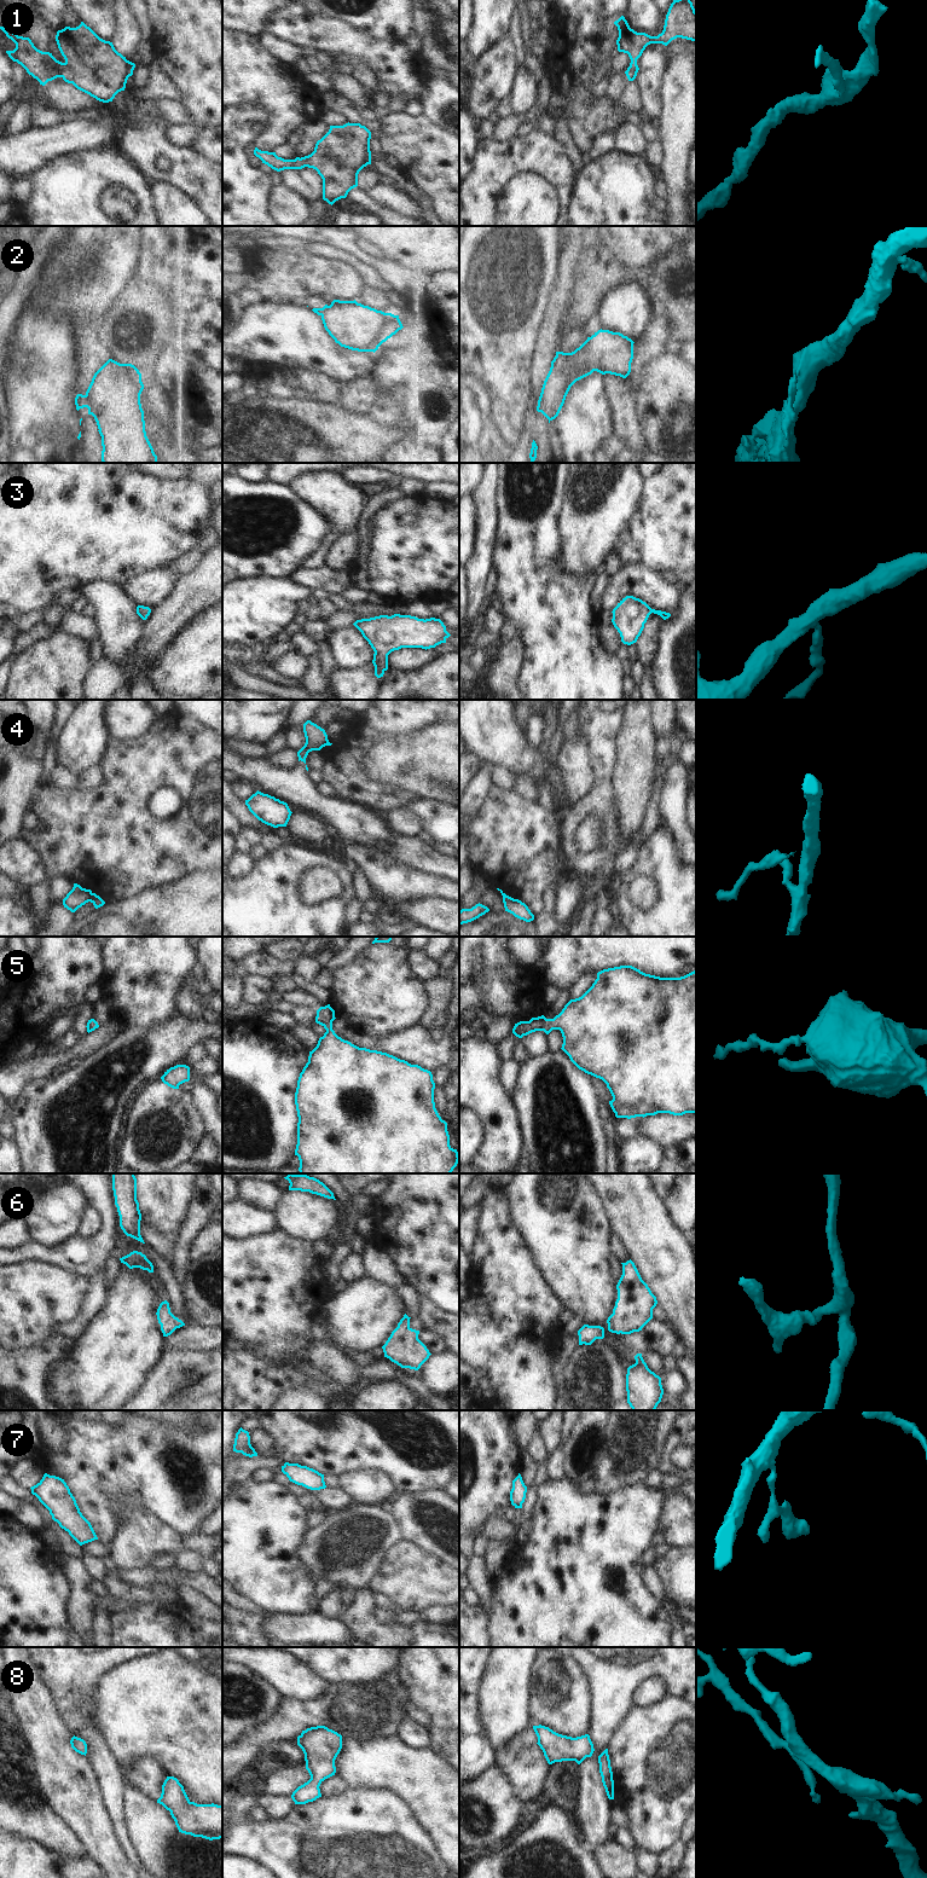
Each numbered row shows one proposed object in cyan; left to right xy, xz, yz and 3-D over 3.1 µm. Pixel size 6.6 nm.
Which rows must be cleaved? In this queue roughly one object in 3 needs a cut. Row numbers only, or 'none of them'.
2, 4

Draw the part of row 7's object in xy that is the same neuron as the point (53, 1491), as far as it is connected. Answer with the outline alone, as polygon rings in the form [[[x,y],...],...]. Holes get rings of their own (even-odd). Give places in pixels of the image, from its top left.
[[[45,1473],[42,1479],[30,1489],[31,1494],[50,1511],[52,1519],[80,1546],[98,1540],[64,1479]]]

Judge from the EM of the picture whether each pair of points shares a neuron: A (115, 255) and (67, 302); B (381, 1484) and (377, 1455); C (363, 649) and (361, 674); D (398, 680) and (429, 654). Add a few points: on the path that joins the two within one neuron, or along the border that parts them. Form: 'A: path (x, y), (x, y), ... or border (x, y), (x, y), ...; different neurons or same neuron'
A: path (104, 267), (83, 288), (77, 290); same neuron
B: border (351, 1472), (387, 1472), (393, 1478), (398, 1490); different neurons
C: border (371, 661), (351, 668), (339, 668); different neurons
D: border (434, 658), (419, 668), (392, 671); different neurons

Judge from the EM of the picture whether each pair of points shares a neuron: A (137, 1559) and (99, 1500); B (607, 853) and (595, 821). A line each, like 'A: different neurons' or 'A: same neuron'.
A: different neurons
B: different neurons

